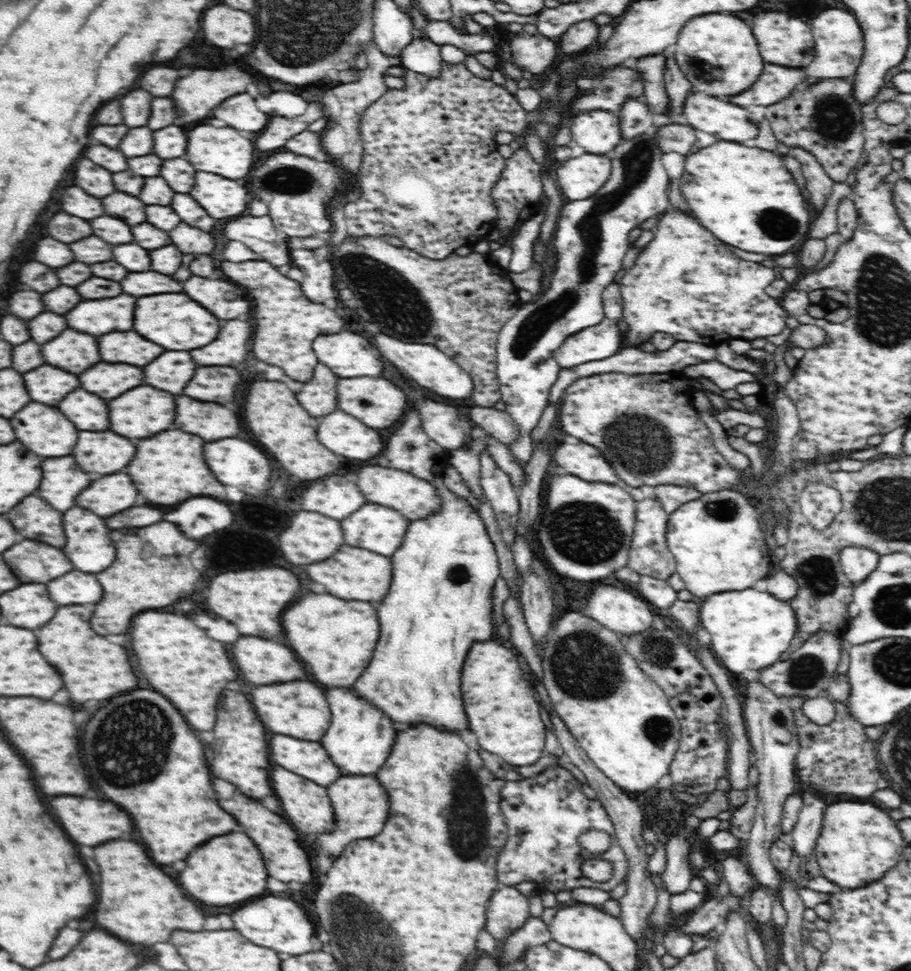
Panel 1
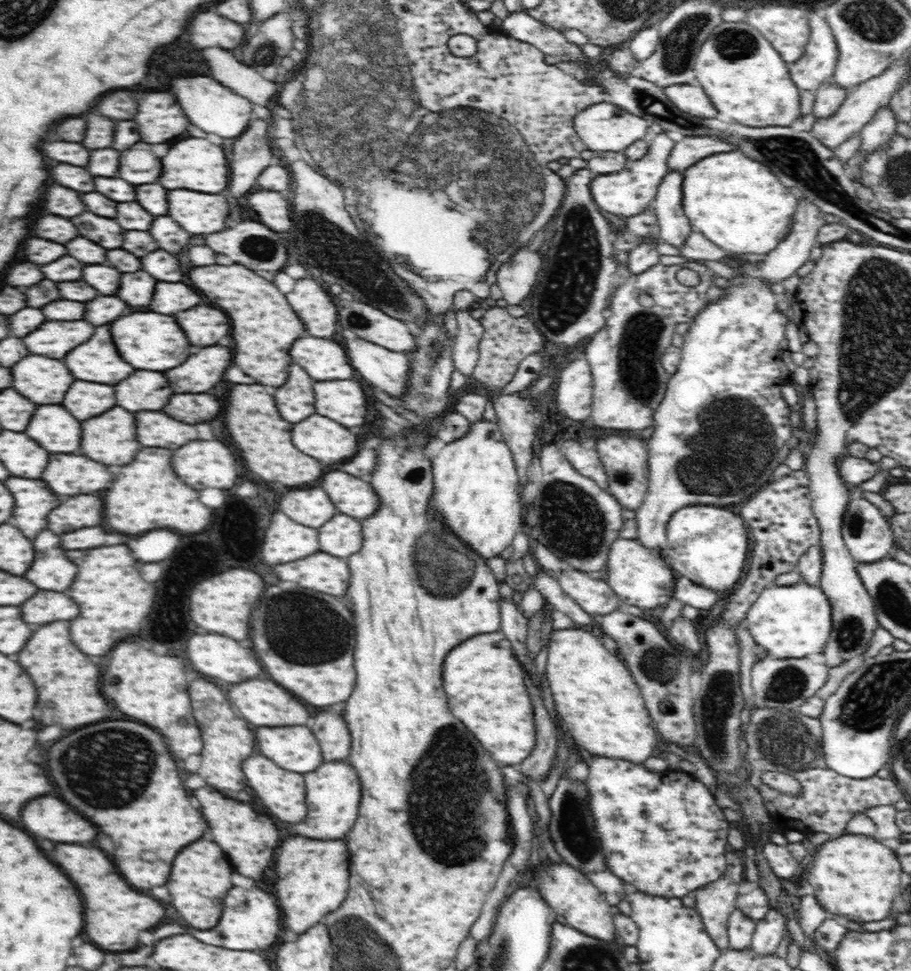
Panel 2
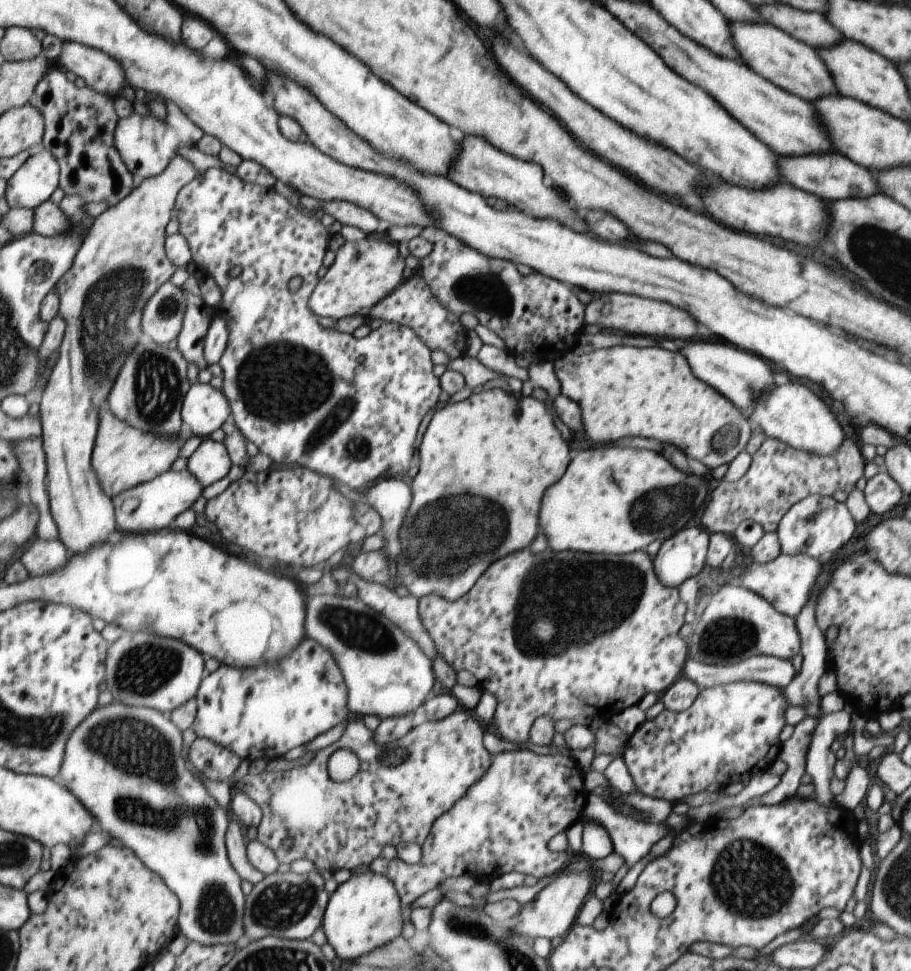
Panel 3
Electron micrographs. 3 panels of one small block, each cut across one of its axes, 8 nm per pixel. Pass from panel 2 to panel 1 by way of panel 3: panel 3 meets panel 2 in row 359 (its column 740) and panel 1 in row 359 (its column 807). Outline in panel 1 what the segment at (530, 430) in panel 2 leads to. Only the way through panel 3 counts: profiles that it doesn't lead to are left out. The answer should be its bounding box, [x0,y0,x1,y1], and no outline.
[330,236,524,408]

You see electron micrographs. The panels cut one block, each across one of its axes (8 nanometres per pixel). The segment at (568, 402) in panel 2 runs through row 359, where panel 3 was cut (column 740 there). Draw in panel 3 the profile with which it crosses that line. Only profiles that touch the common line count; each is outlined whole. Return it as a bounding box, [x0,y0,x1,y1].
[740,554,824,618]

